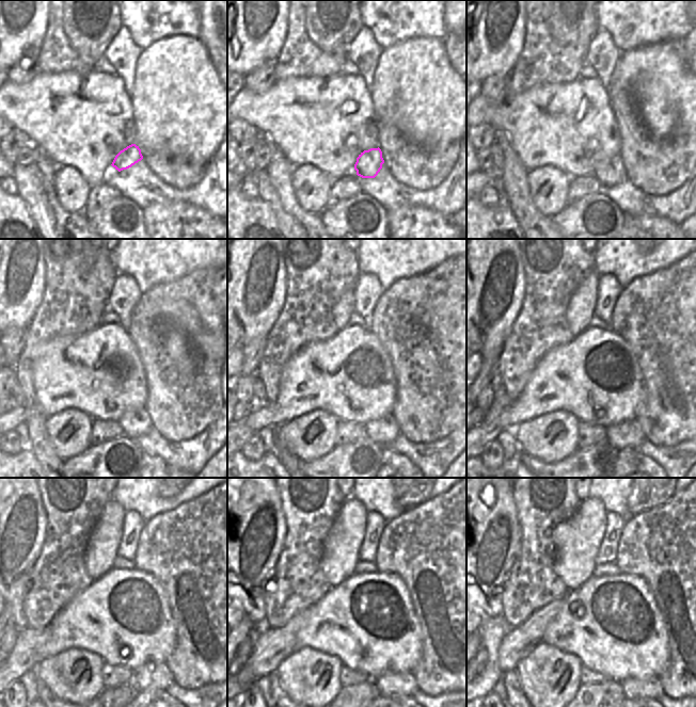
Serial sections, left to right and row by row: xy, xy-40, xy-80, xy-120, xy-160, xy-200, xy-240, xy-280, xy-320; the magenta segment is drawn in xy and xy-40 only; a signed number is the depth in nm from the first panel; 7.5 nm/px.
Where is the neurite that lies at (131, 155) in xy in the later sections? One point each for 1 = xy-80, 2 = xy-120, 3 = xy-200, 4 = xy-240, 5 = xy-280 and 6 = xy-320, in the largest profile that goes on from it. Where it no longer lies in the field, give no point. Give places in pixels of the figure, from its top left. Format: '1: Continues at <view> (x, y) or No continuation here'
1: Continues at xy-80 (610, 172)
2: Continues at xy-120 (135, 422)
3: Continues at xy-200 (627, 434)
4: Continues at xy-240 (153, 675)
5: Continues at xy-280 (404, 684)
6: Continues at xy-320 (634, 689).

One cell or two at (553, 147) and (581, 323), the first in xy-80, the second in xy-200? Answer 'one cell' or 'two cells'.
two cells

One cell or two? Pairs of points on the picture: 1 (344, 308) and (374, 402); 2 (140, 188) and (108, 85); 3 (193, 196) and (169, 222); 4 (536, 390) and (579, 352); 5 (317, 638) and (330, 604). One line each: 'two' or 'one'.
1: two
2: two
3: two
4: one
5: one

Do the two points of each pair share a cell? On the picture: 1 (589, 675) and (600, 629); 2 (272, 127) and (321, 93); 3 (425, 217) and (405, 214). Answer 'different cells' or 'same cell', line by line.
1: different cells
2: same cell
3: same cell

